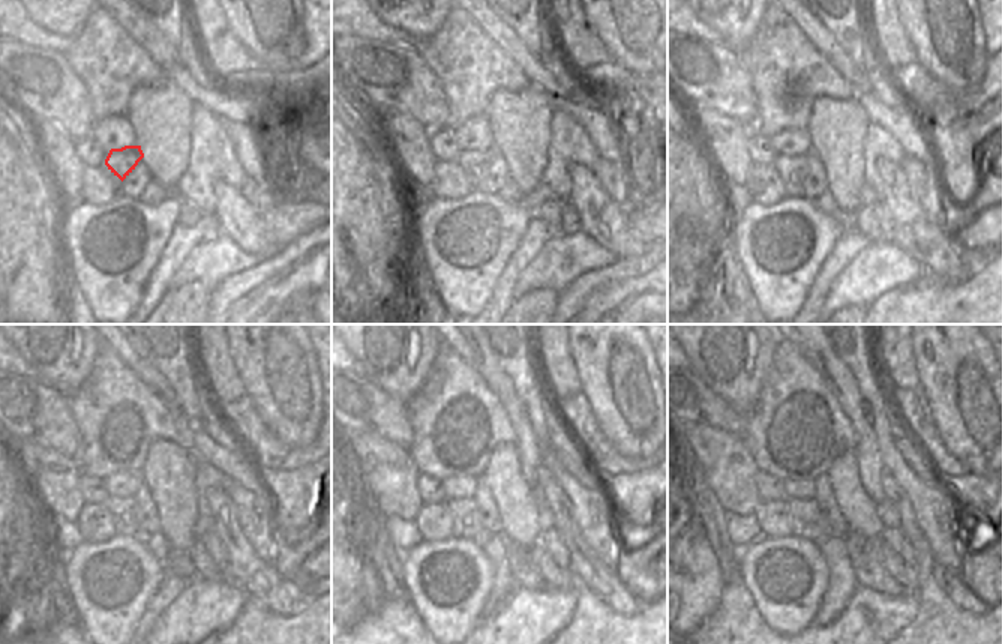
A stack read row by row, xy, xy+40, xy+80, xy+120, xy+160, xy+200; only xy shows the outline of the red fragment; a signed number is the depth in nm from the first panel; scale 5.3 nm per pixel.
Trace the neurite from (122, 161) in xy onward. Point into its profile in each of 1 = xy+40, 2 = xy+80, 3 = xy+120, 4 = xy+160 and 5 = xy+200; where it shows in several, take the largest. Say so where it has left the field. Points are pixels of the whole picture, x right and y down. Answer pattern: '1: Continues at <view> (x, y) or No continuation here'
1: Continues at xy+40 (455, 164)
2: Continues at xy+80 (791, 170)
3: Continues at xy+120 (120, 508)
4: Continues at xy+160 (453, 505)
5: Continues at xy+200 (791, 505)

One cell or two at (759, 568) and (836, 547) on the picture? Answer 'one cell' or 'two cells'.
two cells

